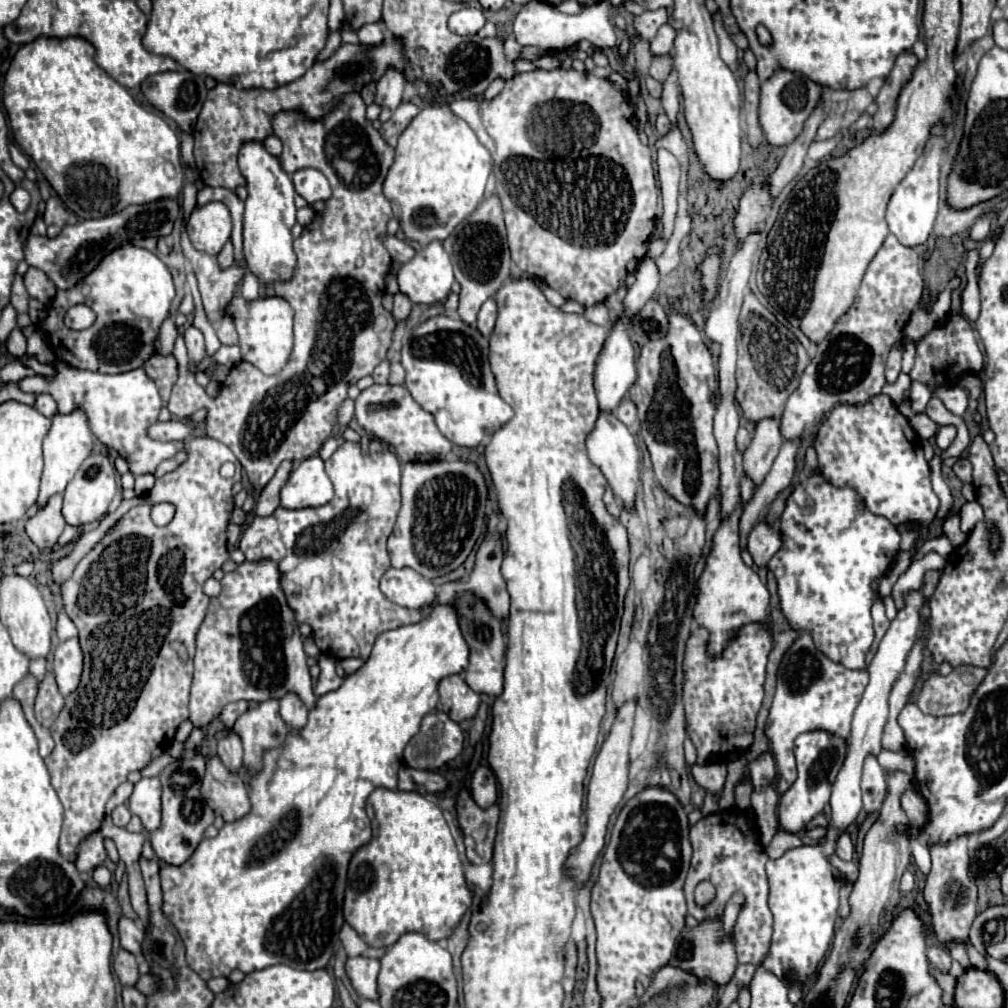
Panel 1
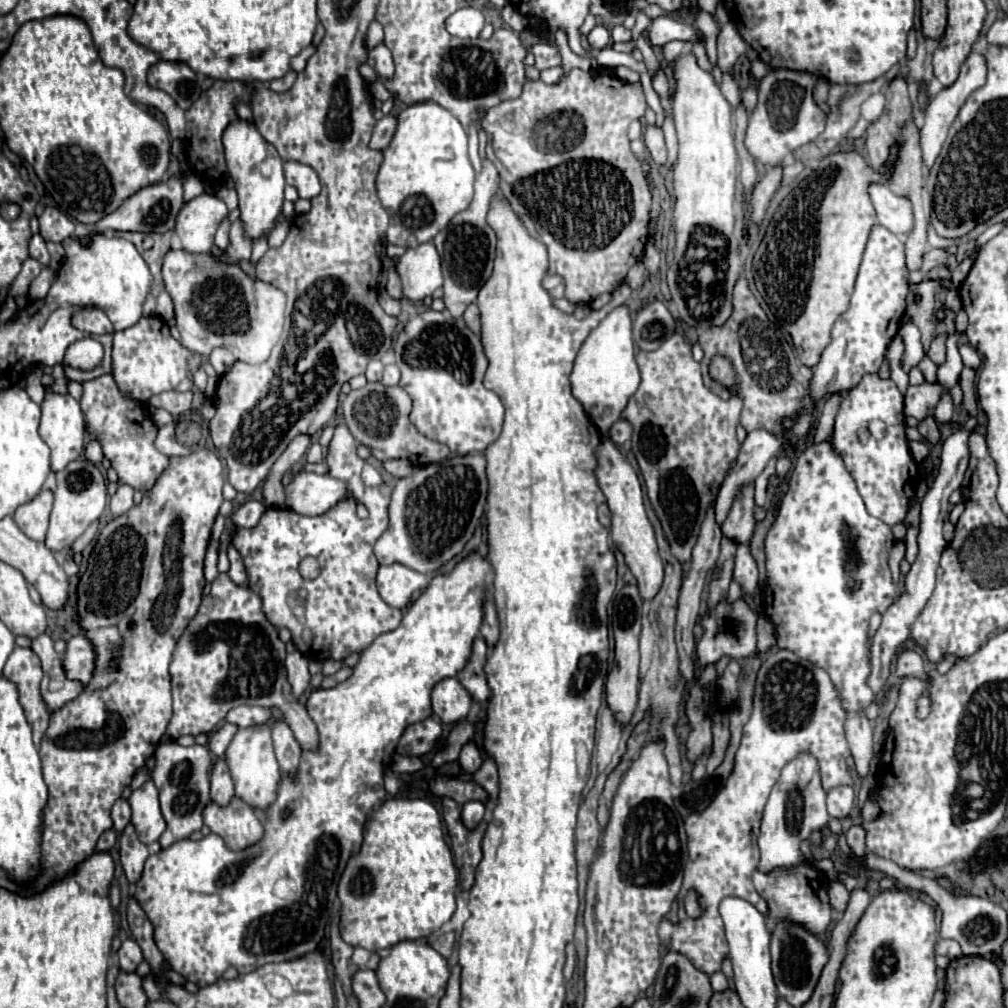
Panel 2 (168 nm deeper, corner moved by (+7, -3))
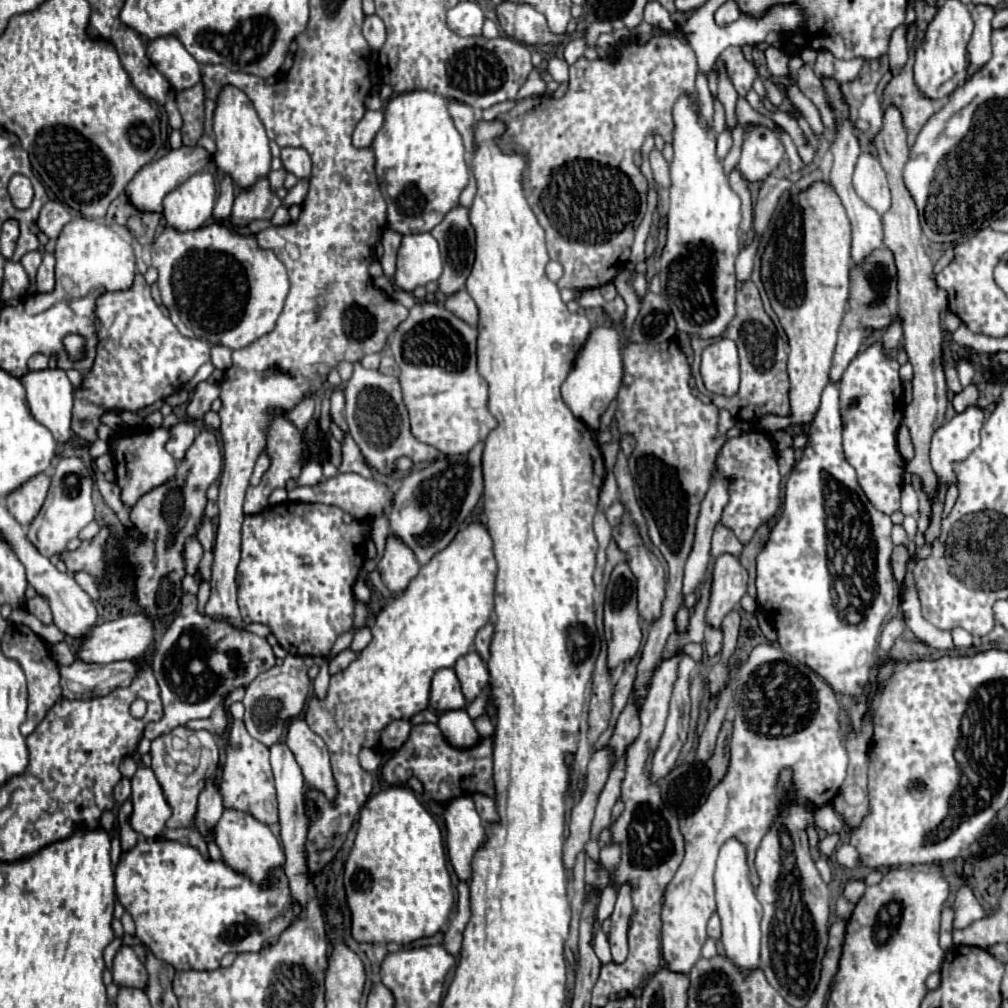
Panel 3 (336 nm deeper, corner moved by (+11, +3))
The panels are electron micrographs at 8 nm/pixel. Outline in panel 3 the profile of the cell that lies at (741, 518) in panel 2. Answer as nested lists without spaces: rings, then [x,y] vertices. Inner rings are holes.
[[[718,524],[714,528],[714,536],[712,536],[712,556],[718,558],[722,554],[734,554],[738,558],[740,552],[742,552],[742,544],[732,534],[732,530],[728,530],[722,524]]]

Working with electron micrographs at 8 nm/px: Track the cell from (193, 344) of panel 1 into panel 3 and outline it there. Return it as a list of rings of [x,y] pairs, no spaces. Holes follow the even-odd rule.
[[[220,222],[188,232],[178,232],[166,226],[152,242],[152,266],[158,270],[162,304],[168,308],[170,320],[176,324],[180,334],[204,340],[210,346],[220,344],[230,350],[238,350],[274,330],[288,294],[286,266],[282,266],[274,252],[262,250],[256,234],[240,234],[238,230]]]

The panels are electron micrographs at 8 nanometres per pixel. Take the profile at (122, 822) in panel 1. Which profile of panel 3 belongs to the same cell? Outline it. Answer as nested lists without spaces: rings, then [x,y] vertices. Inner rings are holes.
[[[122,778],[118,784],[116,784],[116,788],[114,788],[114,800],[118,802],[118,804],[122,804],[124,800],[128,800],[130,798],[130,780],[128,778]]]

